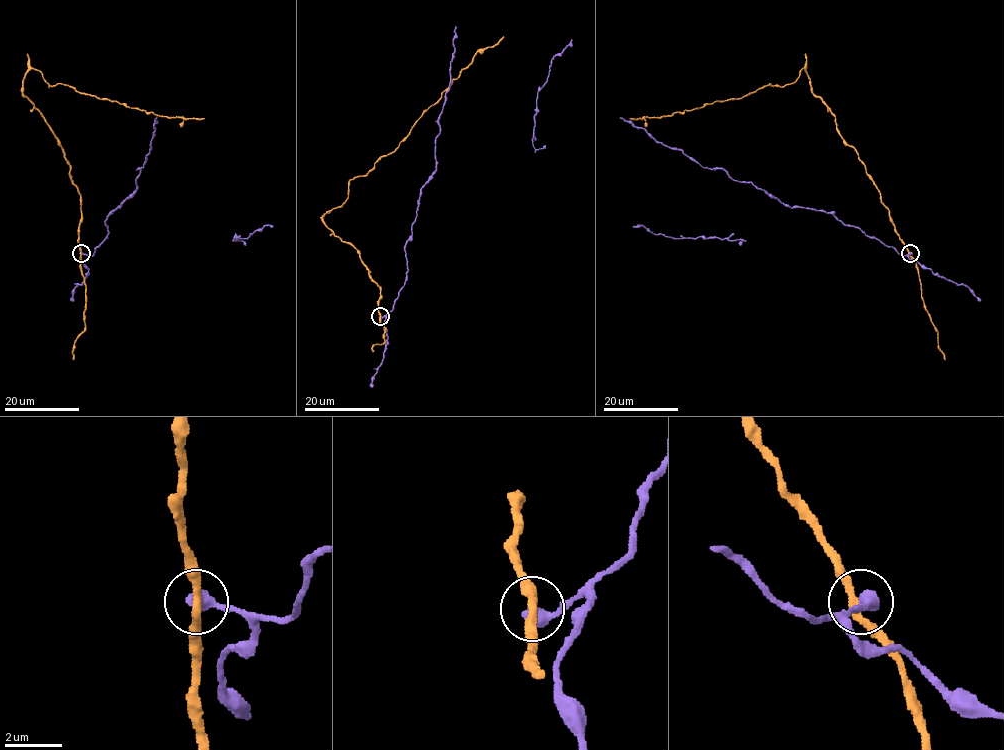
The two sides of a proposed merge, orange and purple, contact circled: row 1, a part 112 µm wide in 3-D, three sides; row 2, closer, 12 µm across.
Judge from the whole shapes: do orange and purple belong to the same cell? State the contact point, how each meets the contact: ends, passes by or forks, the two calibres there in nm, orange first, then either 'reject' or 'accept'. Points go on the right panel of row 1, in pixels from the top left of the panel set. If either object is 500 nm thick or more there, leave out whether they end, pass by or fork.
at (910, 253); 280 nm thick on the orange side, 500 nm on the other; reject

